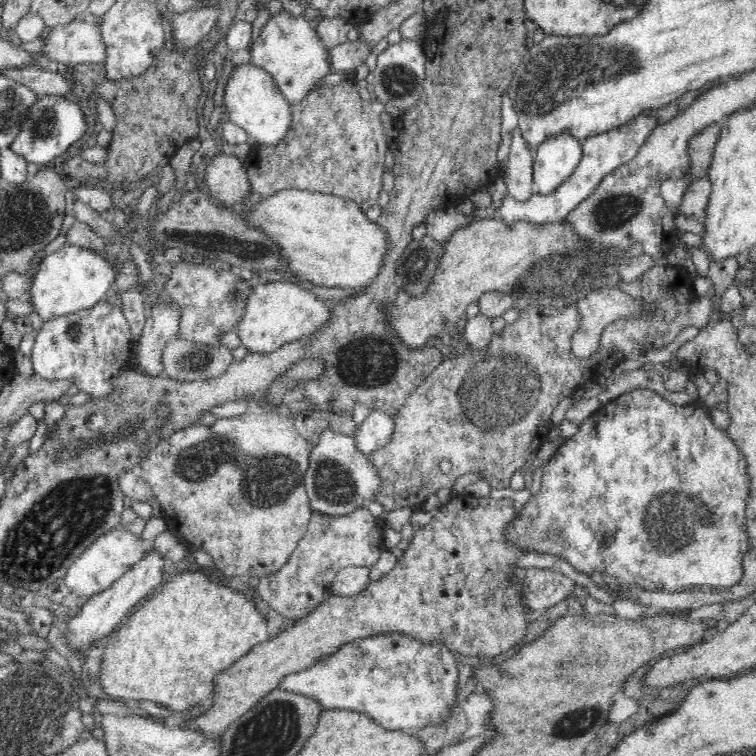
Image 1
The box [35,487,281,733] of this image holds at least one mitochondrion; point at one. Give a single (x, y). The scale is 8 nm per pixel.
(56, 693)

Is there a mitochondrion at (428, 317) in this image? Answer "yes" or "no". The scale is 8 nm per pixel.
no

